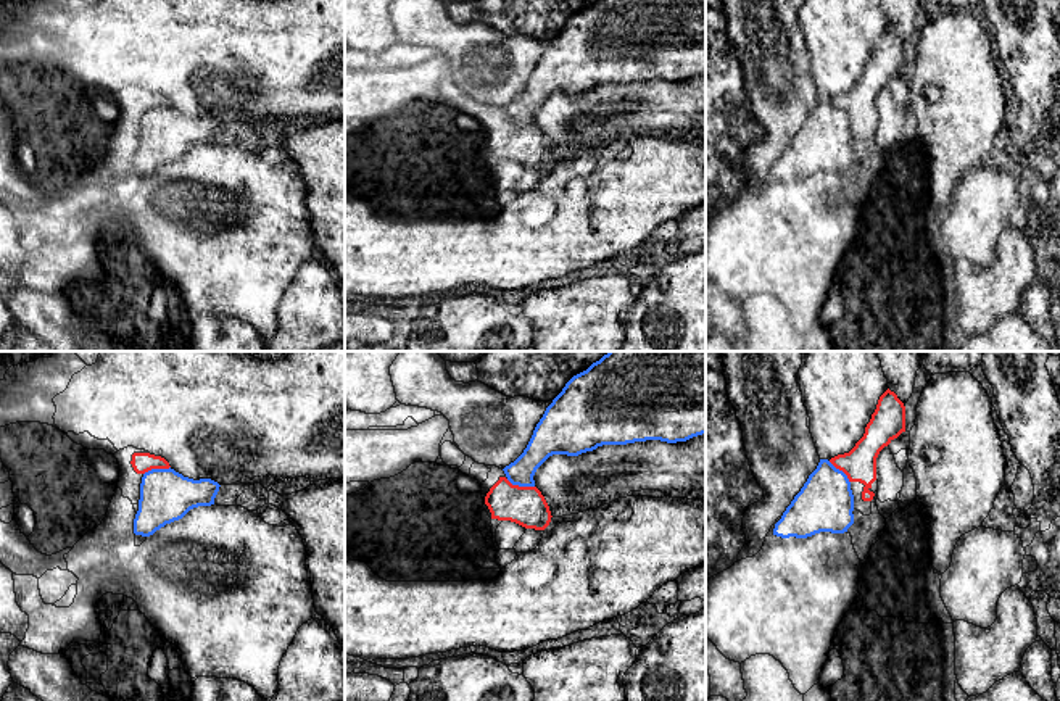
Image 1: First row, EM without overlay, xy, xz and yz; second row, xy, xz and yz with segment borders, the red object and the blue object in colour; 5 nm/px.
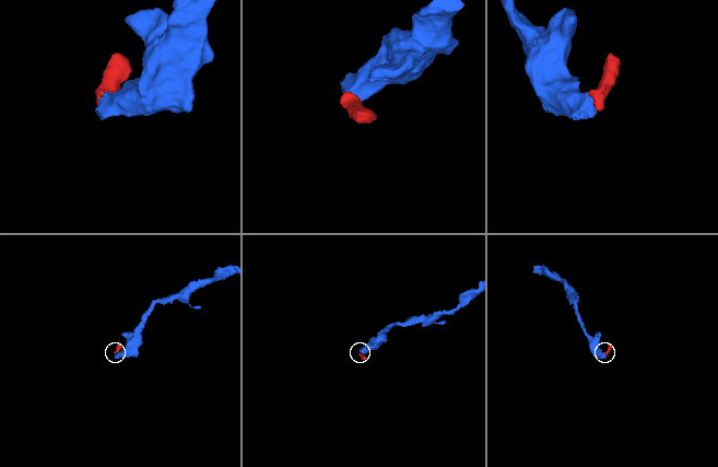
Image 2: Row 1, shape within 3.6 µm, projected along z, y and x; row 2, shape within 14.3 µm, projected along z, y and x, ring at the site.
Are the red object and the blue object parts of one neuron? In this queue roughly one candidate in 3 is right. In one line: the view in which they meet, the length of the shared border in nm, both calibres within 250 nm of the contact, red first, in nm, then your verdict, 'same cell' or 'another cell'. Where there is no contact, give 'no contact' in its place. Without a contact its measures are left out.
meets red in xz; contact 150 nm long; 190 nm thick on the red side, 140 nm on the other; another cell

